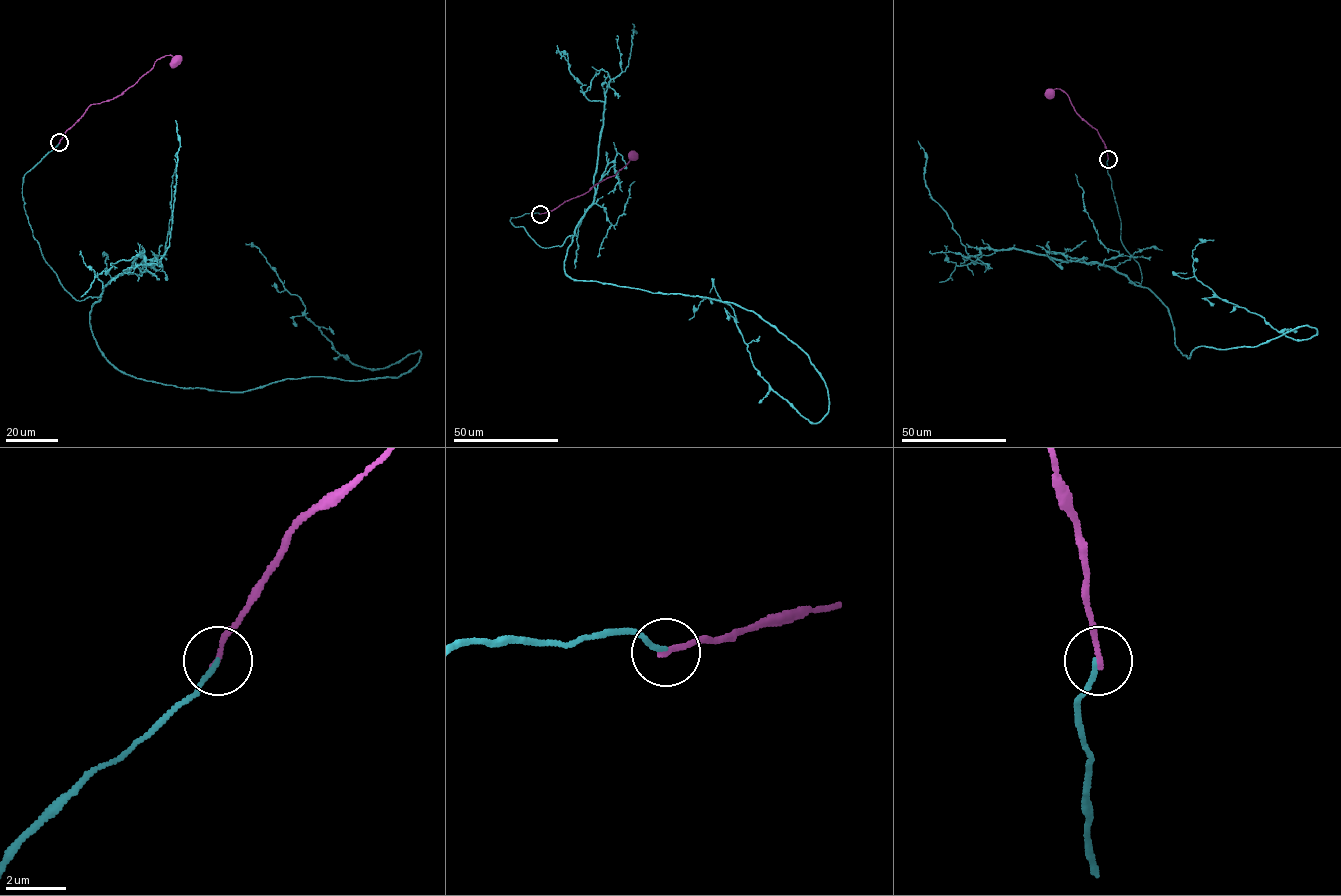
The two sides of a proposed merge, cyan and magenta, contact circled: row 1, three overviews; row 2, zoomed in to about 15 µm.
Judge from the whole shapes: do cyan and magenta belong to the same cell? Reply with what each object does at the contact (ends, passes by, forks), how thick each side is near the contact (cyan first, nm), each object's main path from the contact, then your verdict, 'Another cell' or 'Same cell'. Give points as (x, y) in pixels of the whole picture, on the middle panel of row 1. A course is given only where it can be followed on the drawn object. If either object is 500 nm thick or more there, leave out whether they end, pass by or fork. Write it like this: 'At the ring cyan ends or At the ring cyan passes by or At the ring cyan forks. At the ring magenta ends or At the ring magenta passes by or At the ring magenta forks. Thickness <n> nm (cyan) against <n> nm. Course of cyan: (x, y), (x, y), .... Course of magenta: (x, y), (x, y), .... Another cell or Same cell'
At the ring cyan ends. At the ring magenta ends. Thickness 140 nm (cyan) against 180 nm. Course of cyan: (540, 213), (510, 221), (572, 235), (571, 278), (752, 311), (828, 412), (771, 388), (730, 305), (688, 319). Course of magenta: (540, 214), (554, 210), (614, 176), (632, 155). Another cell

